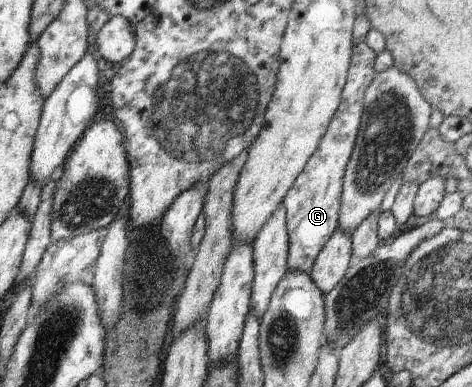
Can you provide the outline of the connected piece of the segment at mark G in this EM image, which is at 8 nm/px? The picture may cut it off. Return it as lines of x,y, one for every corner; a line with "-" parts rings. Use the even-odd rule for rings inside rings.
357,41
347,70
347,81
342,91
339,107
336,109
326,134
320,139
314,154
308,159
284,200
289,234
289,255
287,265
290,271
308,273
318,253
330,240
339,226
339,208
345,170
352,156
356,139
359,137
364,95
377,75
374,68
376,53
363,41

